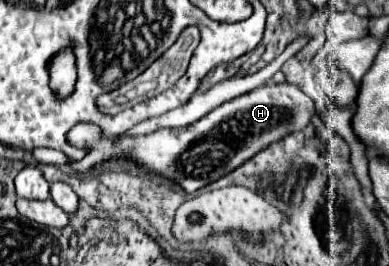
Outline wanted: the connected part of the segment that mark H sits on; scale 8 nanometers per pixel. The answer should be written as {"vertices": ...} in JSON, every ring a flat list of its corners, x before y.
{"vertices":[[288,83,264,85,220,105,218,109,210,111,206,117,188,127,162,129,146,137,126,137,120,141,116,141,116,137,102,139,98,127,78,125,74,127,74,131,70,131,68,139,78,147,88,147,90,153,82,161,72,163,70,167,78,173,84,173,102,159,124,157,138,161,152,173,176,181,186,193,192,193,206,187,210,181,228,175,230,171,234,171,234,167,248,161,252,155,256,155,270,143,286,137,288,133,304,129,312,115,314,103,300,91,300,87]]}

